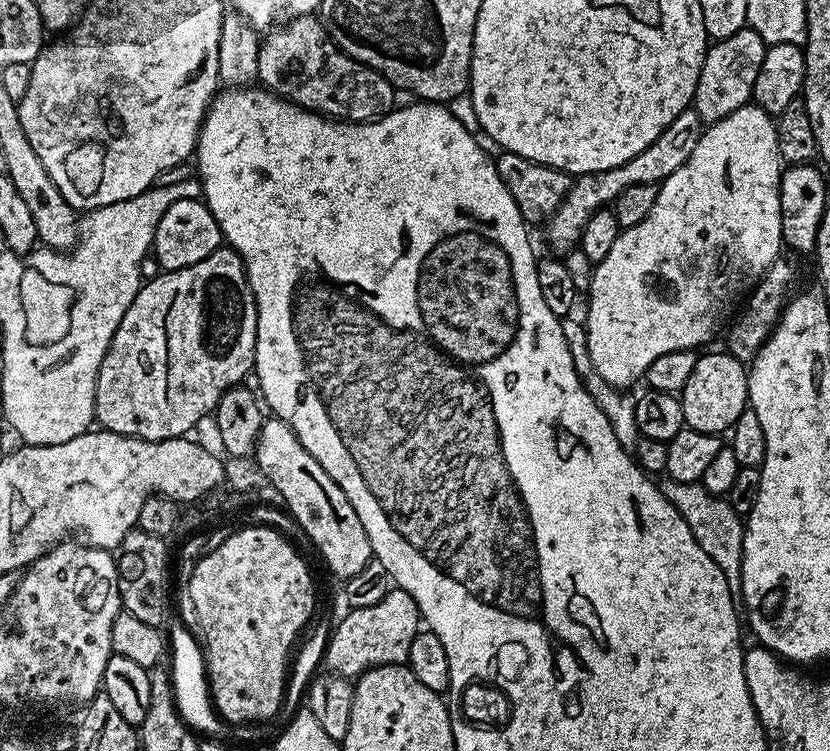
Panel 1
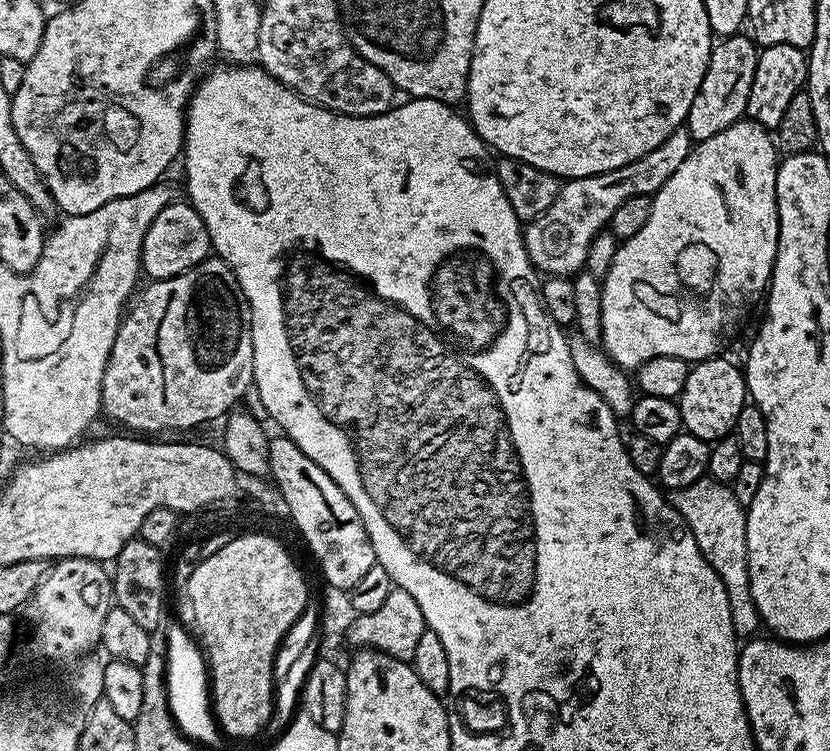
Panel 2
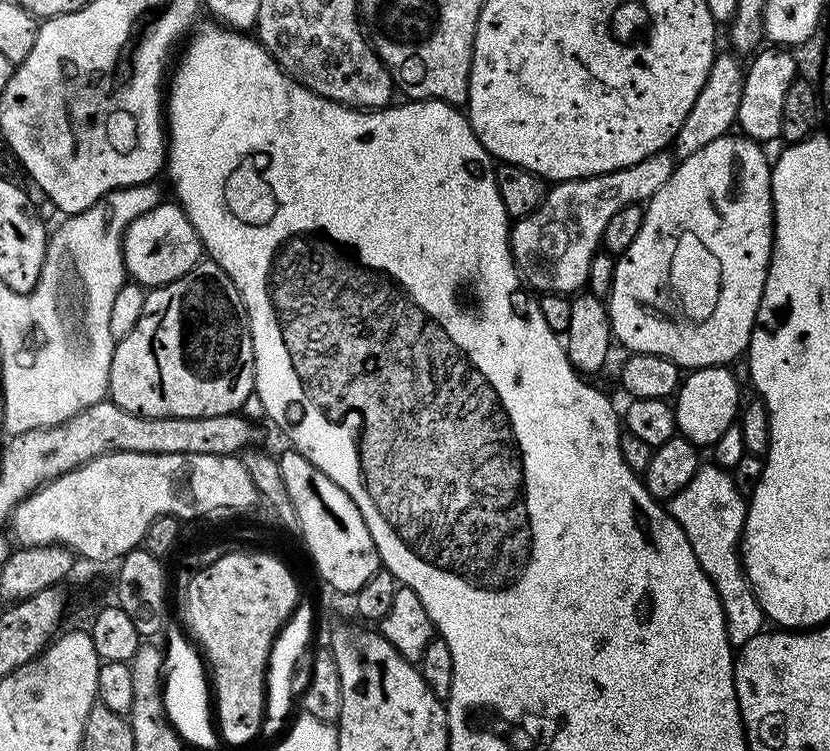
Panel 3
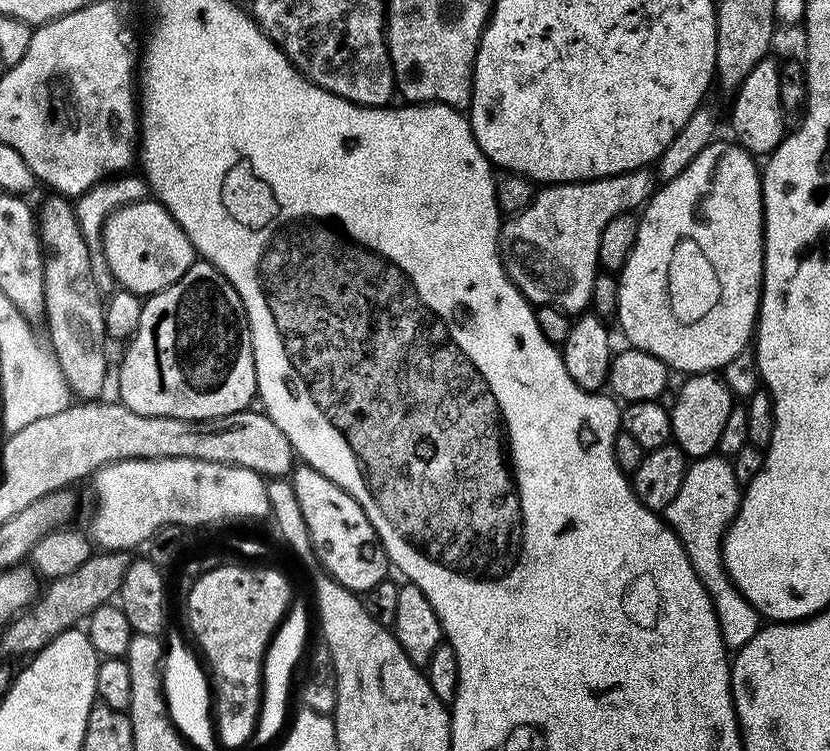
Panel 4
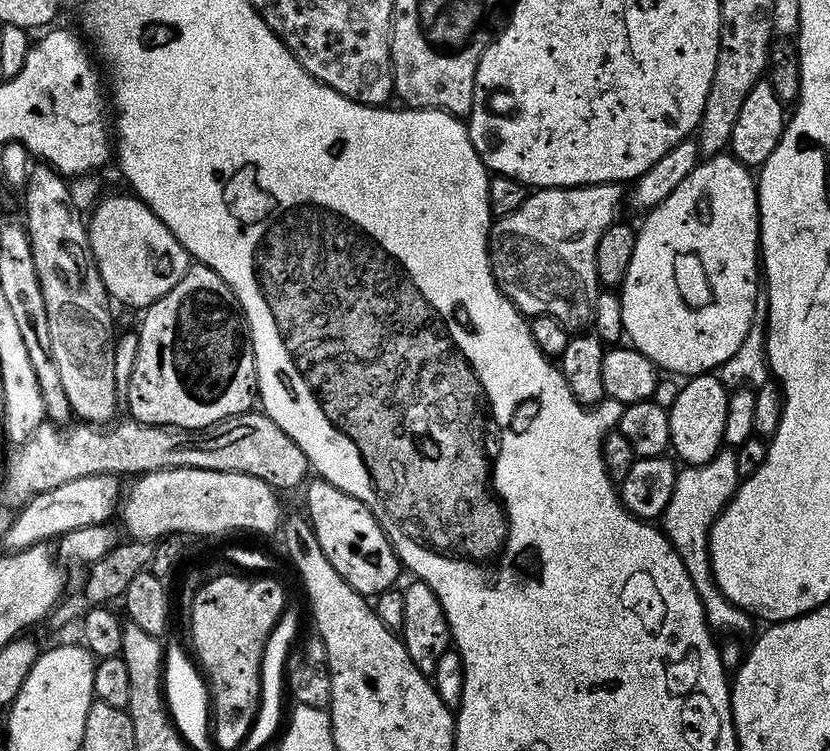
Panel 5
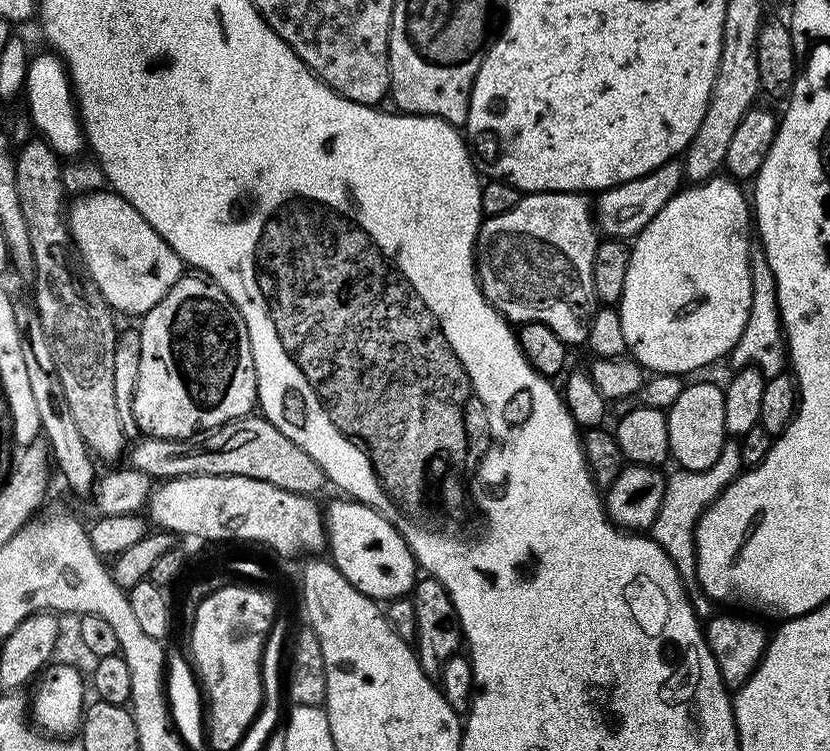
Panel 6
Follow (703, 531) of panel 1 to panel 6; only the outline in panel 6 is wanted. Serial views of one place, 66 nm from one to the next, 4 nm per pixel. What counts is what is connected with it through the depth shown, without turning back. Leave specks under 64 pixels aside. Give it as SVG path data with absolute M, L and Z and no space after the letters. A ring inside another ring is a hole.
M728 438L724 441L722 454L718 454L714 466L706 470L686 470L680 468L673 476L666 479L666 494L662 494L662 506L658 506L658 518L654 518L650 535L662 550L666 550L666 558L674 562L674 570L684 583L684 592L688 595L688 601L692 603L692 609L696 611L701 621L707 622L714 615L714 602L700 588L698 574L696 573L696 527L702 518L702 514L716 501L740 475L744 463L740 453L739 443L735 439Z

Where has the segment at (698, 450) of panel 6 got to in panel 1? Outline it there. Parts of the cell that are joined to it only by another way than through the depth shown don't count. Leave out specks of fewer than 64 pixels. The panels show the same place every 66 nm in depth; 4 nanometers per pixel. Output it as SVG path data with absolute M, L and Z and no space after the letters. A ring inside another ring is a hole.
M724 350L712 352L709 356L701 355L694 366L694 374L690 374L690 382L686 382L678 395L687 427L699 432L727 433L734 422L738 422L738 414L749 407L745 365Z

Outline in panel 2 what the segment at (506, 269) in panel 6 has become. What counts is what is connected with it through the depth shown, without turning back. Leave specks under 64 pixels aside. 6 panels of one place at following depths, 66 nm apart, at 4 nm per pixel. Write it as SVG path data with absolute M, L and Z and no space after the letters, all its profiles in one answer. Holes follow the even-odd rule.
M680 127L662 142L650 154L642 154L634 162L626 166L618 166L618 170L606 170L602 174L594 174L586 178L570 180L560 185L558 198L554 198L554 206L546 210L534 222L523 229L524 249L530 258L533 269L544 271L548 276L566 276L572 278L584 268L586 254L590 250L590 242L612 223L614 210L626 202L626 198L635 196L652 196L664 183L686 162L694 147L692 135L687 127Z

